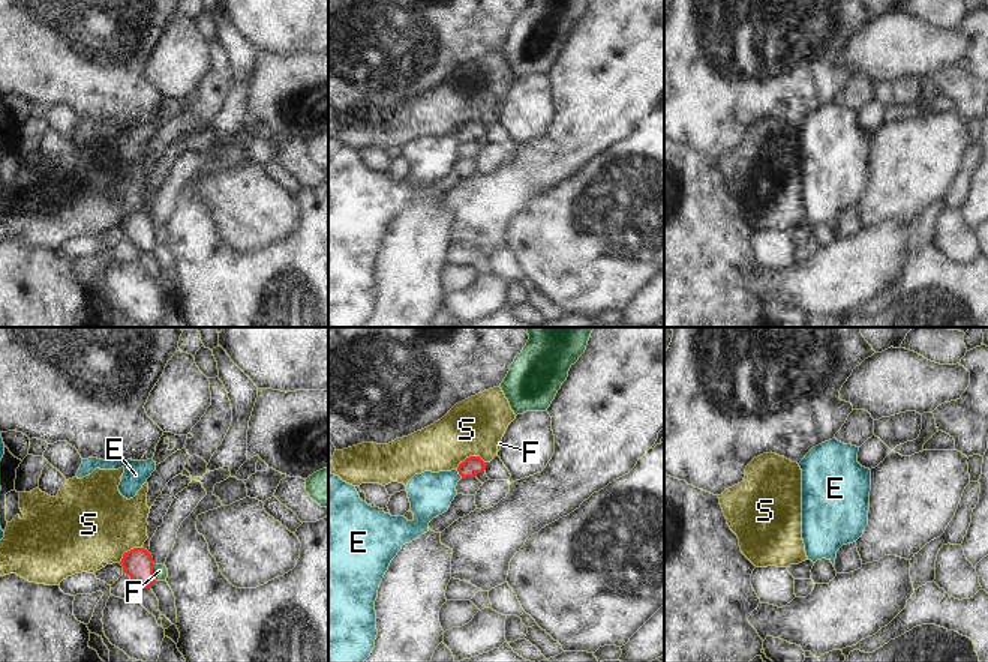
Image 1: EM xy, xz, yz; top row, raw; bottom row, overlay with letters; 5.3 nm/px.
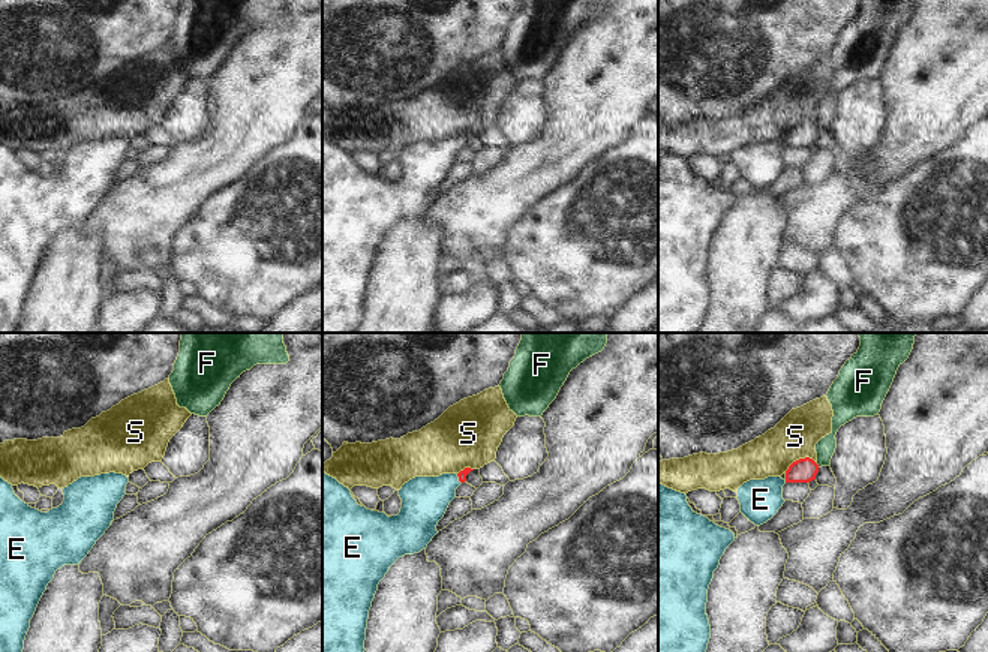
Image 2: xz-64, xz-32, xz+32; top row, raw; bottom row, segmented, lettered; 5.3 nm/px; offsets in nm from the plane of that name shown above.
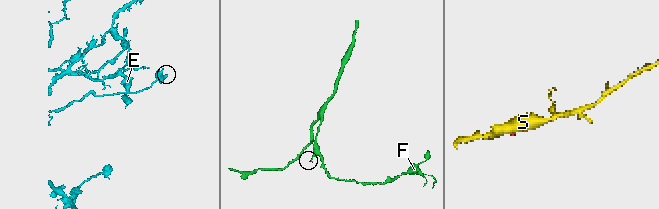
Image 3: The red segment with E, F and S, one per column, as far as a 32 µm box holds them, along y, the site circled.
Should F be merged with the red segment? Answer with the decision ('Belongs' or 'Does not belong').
Does not belong.

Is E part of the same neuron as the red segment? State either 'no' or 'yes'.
yes

